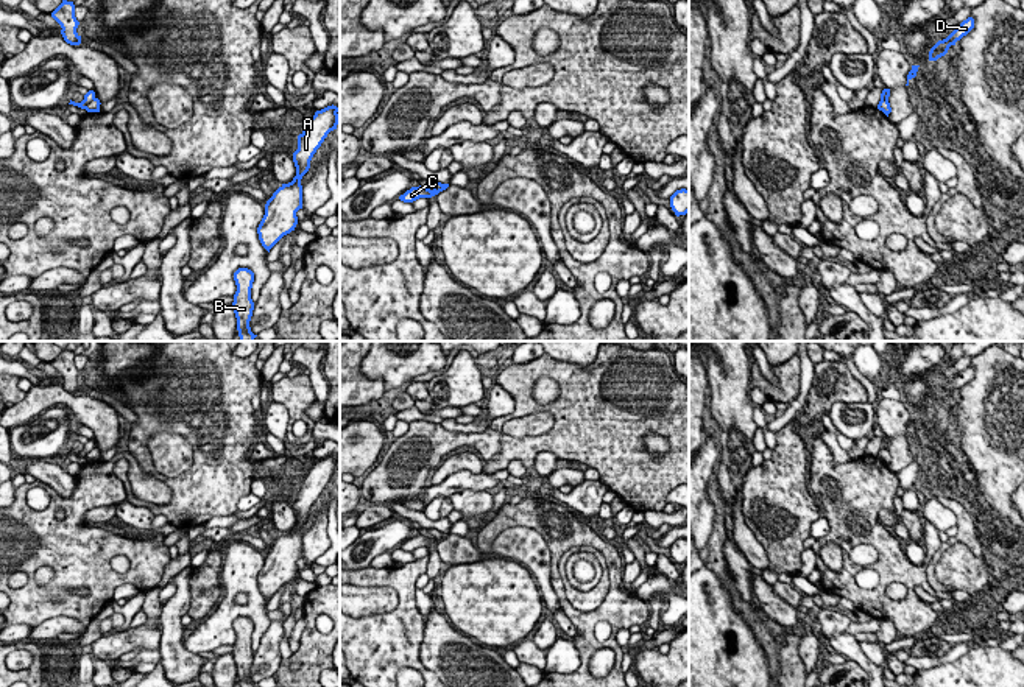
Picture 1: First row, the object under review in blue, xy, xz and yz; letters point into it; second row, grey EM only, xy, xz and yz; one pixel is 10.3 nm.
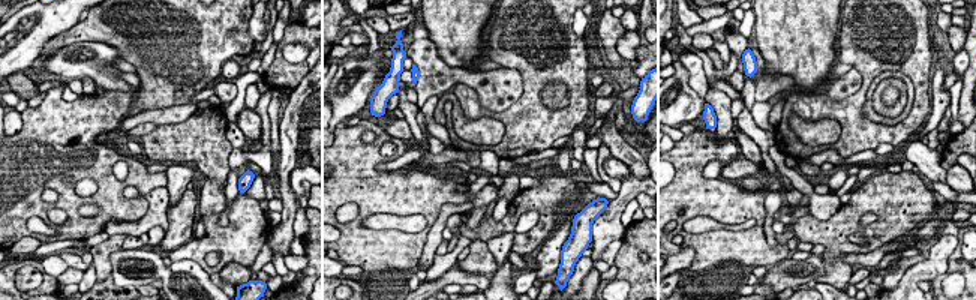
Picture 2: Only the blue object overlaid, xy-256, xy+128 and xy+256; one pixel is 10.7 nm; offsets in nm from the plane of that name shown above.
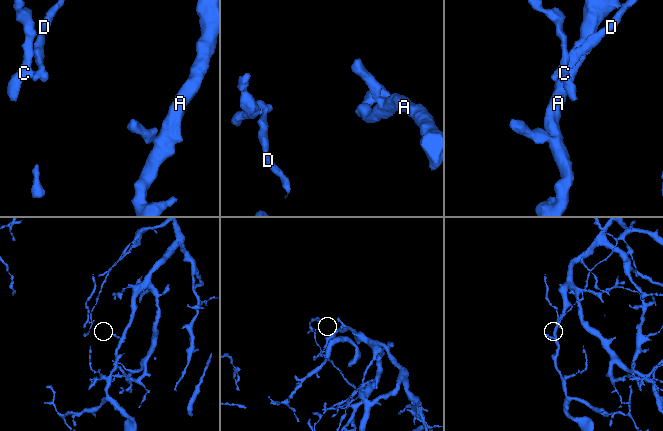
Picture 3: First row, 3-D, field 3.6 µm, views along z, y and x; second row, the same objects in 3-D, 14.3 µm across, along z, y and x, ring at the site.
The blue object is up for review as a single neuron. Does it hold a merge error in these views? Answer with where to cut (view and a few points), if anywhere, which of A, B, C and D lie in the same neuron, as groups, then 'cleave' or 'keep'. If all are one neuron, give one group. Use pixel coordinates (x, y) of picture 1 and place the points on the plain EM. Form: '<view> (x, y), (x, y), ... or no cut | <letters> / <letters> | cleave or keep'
xy (94, 446), (78, 455) | A B D / C | cleave

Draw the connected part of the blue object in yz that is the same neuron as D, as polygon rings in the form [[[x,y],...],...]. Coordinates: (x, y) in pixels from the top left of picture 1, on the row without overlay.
[[[968,366],[963,369],[946,388],[938,389],[929,400],[929,410],[937,410],[945,405],[951,394],[955,394],[963,385],[974,377],[974,368]]]

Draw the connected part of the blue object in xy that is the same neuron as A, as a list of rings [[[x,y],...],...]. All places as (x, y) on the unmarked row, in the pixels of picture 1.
[[[337,455],[316,460],[298,484],[298,499],[293,502],[296,525],[282,533],[265,553],[265,564],[257,576],[262,595],[270,598],[298,573],[296,561],[302,558],[301,528],[310,517],[310,509],[327,483],[337,478],[340,464]]]

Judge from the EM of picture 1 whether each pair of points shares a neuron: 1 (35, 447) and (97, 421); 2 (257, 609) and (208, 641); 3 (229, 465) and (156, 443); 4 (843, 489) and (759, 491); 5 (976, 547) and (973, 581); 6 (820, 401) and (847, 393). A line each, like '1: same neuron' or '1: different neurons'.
1: different neurons
2: same neuron
3: different neurons
4: different neurons
5: different neurons
6: same neuron

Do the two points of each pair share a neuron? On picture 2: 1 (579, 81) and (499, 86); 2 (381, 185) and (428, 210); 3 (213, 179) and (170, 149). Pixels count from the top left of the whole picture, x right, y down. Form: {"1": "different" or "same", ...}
{"1": "different", "2": "same", "3": "same"}

